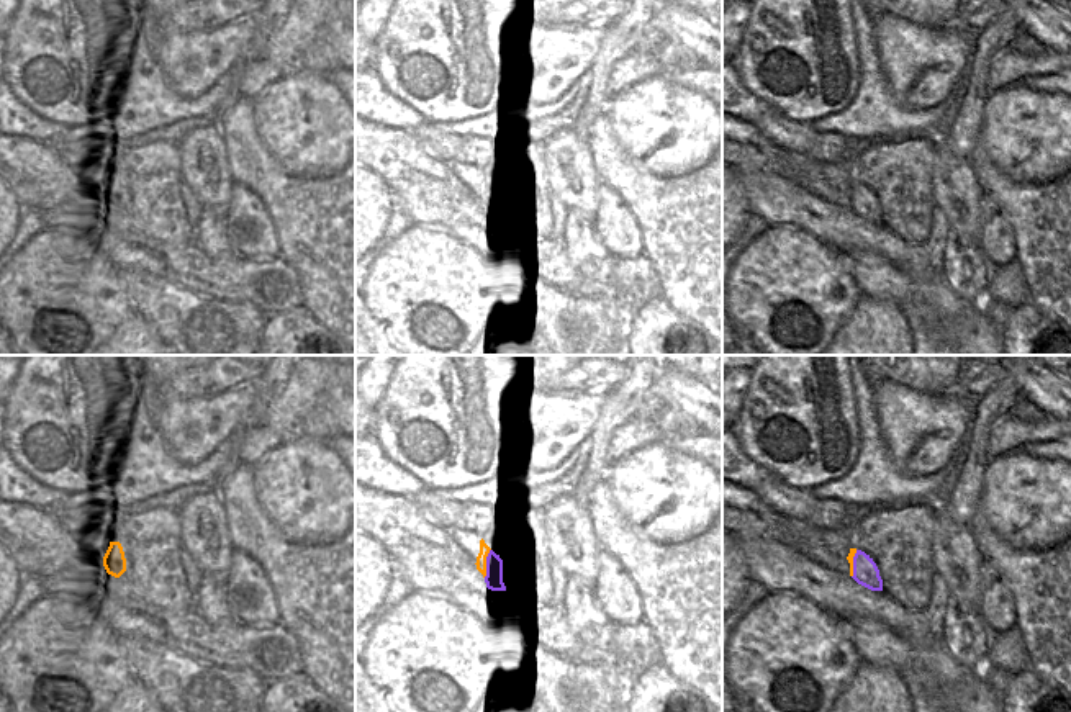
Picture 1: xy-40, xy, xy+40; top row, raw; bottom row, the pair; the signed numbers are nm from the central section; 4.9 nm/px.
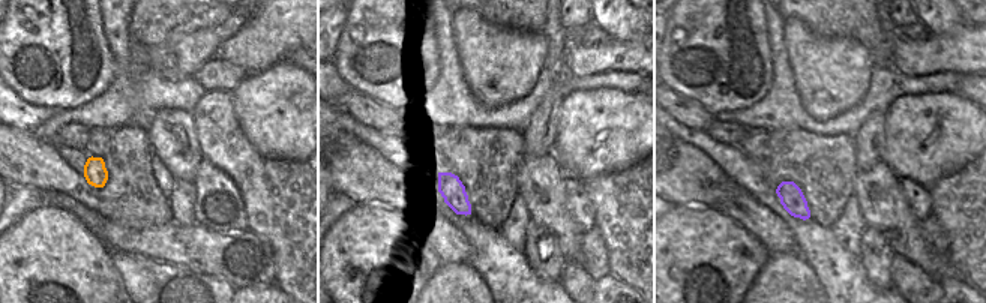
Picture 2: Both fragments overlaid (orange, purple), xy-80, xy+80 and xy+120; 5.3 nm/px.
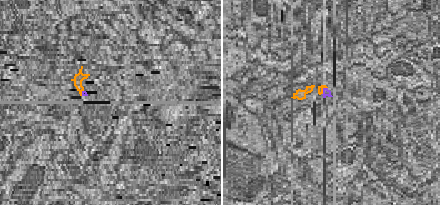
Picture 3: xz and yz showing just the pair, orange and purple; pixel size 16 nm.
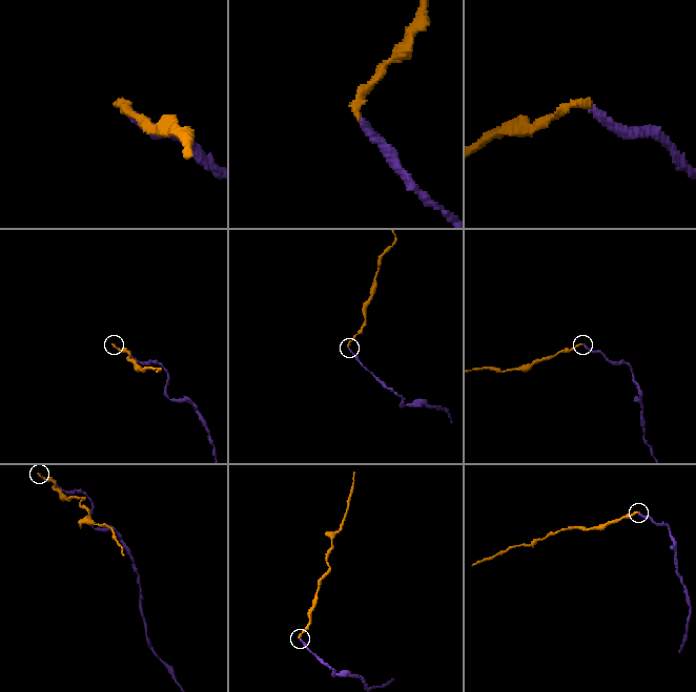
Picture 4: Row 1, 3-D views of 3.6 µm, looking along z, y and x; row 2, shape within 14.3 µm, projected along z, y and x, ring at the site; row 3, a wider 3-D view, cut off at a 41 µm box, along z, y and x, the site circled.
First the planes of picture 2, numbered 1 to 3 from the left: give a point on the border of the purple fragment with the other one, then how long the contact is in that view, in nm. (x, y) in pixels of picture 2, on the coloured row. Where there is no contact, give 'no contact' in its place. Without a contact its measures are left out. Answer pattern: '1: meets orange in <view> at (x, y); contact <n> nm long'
1: no contact
2: no contact
3: no contact

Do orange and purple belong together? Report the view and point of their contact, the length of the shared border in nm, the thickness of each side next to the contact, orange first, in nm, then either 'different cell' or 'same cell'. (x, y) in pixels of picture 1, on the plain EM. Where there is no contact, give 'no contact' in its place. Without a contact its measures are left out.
contact xy (485, 197); length 150 nm; calibres 50 and 90 nm; different cell

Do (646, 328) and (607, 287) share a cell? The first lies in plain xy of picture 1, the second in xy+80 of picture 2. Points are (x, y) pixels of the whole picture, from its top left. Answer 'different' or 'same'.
same

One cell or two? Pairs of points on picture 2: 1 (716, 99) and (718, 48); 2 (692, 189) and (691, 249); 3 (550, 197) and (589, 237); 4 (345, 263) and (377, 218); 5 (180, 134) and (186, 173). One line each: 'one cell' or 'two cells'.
1: one cell
2: two cells
3: two cells
4: one cell
5: one cell

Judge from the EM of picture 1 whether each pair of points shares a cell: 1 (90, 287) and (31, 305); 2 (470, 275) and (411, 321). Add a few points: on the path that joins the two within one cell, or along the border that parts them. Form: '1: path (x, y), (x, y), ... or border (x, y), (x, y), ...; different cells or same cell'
1: path (76, 288), (59, 298), (46, 298); same cell
2: path (456, 279), (426, 306); same cell

